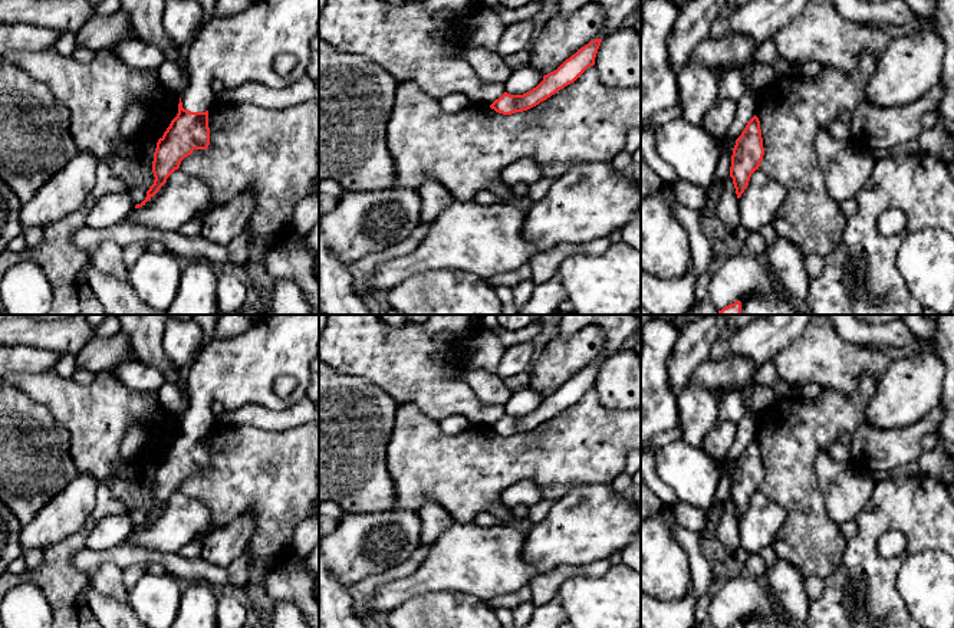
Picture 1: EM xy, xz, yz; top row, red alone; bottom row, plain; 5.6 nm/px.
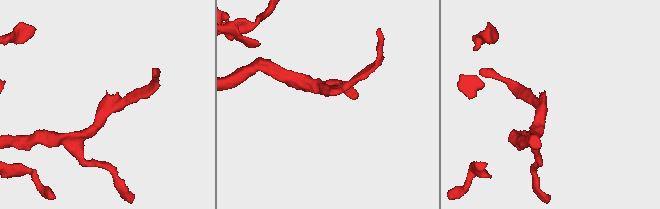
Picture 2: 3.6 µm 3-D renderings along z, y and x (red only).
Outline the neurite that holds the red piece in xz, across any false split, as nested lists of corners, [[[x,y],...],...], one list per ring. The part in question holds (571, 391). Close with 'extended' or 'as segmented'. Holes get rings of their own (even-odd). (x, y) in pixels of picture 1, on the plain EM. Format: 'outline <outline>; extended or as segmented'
outline [[[602,361],[591,362],[566,381],[556,392],[545,397],[543,402],[532,412],[523,417],[510,417],[504,414],[490,430],[499,435],[511,437],[539,427],[565,408],[573,405],[589,388],[595,387],[601,364]]]; as segmented

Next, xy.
outline [[[263,315],[243,335],[208,342],[188,374],[188,410],[180,417],[178,435],[157,464],[152,483],[154,506],[147,513],[145,522],[135,530],[145,527],[194,471],[208,470],[208,431],[216,424],[211,411],[214,401],[221,402],[227,411],[246,404],[264,404],[272,410],[295,405],[306,397],[312,377],[309,366],[318,355],[319,315]],[[280,375],[292,375],[297,381],[293,394],[286,400],[274,392],[274,381]]]; extended

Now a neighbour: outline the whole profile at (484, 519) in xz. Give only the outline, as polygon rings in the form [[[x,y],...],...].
[[[487,512],[478,513],[473,522],[477,526],[483,526],[483,527],[491,527],[496,525],[506,525],[506,526],[511,526],[511,527],[522,530],[522,532],[529,532],[530,527],[533,526],[532,522],[526,517],[524,519],[511,519],[504,523],[500,523],[493,514],[487,513]]]

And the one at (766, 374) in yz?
[[[767,361],[763,365],[757,366],[753,378],[757,384],[773,388],[776,381],[779,379],[773,361]]]

